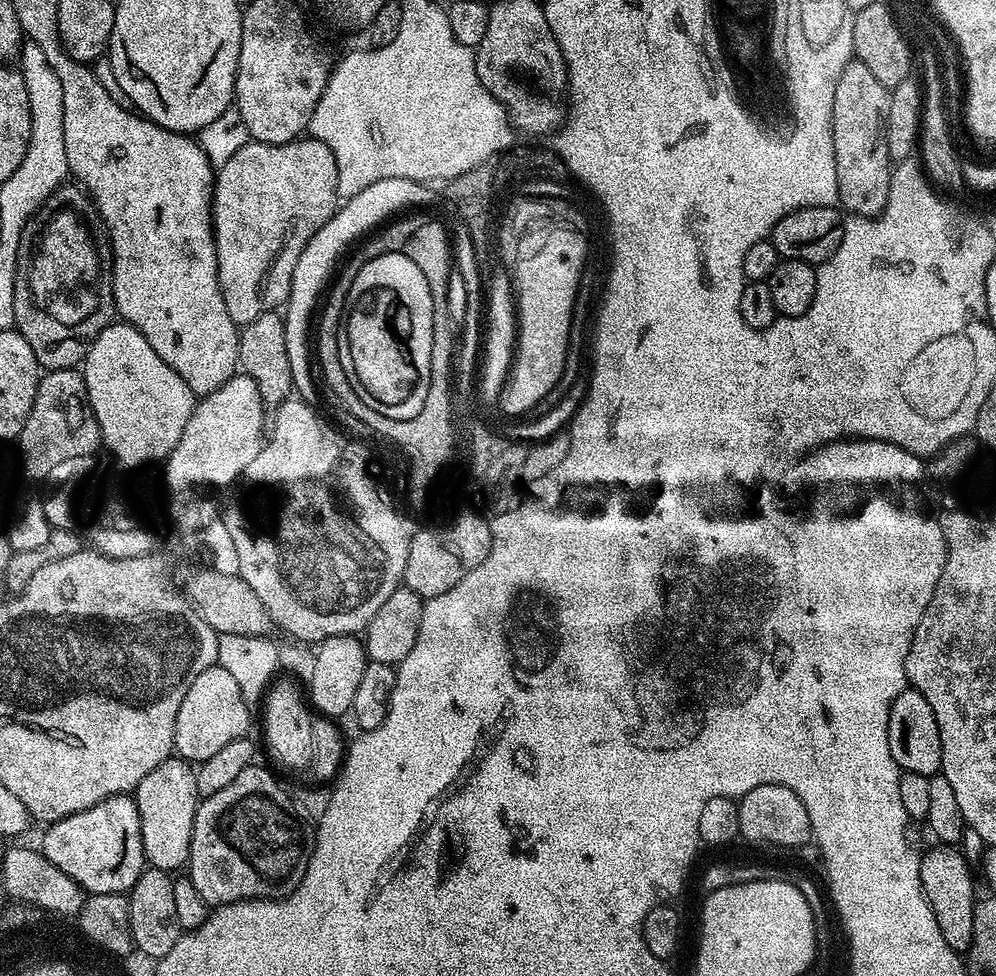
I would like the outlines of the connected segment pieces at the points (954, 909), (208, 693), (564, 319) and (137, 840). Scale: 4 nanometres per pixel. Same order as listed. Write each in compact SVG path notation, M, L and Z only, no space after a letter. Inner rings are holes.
M935 847L920 856L922 890L926 902L930 902L930 910L934 910L934 918L938 918L938 930L942 930L942 938L946 938L946 946L950 946L950 950L964 954L967 953L970 942L974 938L974 906L978 893L972 885L973 869L959 847Z
M213 666L202 670L194 678L182 706L178 706L178 718L174 722L174 752L181 760L199 762L213 756L230 742L247 737L251 722L250 705L242 698L238 682L226 669Z
M553 228L544 237L540 249L533 256L524 256L514 269L518 331L511 368L500 392L498 408L503 415L504 412L508 416L531 413L532 408L554 390L558 378L562 378L568 357L572 307L575 306L580 279L586 272L584 259L588 256L588 244L584 241L585 233L576 232L574 228Z
M131 795L111 796L78 814L70 814L47 825L42 853L50 862L69 875L85 893L127 894L144 872L142 826L138 806Z

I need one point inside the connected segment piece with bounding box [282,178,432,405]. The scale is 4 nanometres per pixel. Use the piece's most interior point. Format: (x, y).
(359, 213)

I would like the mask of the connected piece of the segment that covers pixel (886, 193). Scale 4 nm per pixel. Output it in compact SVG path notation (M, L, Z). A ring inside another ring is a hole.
M851 59L842 70L838 86L835 87L833 98L832 141L834 142L834 162L836 177L840 191L839 203L845 204L854 216L879 216L884 211L890 198L890 182L894 161L886 146L886 122L890 118L890 98L892 93L874 74L867 69L862 61Z

